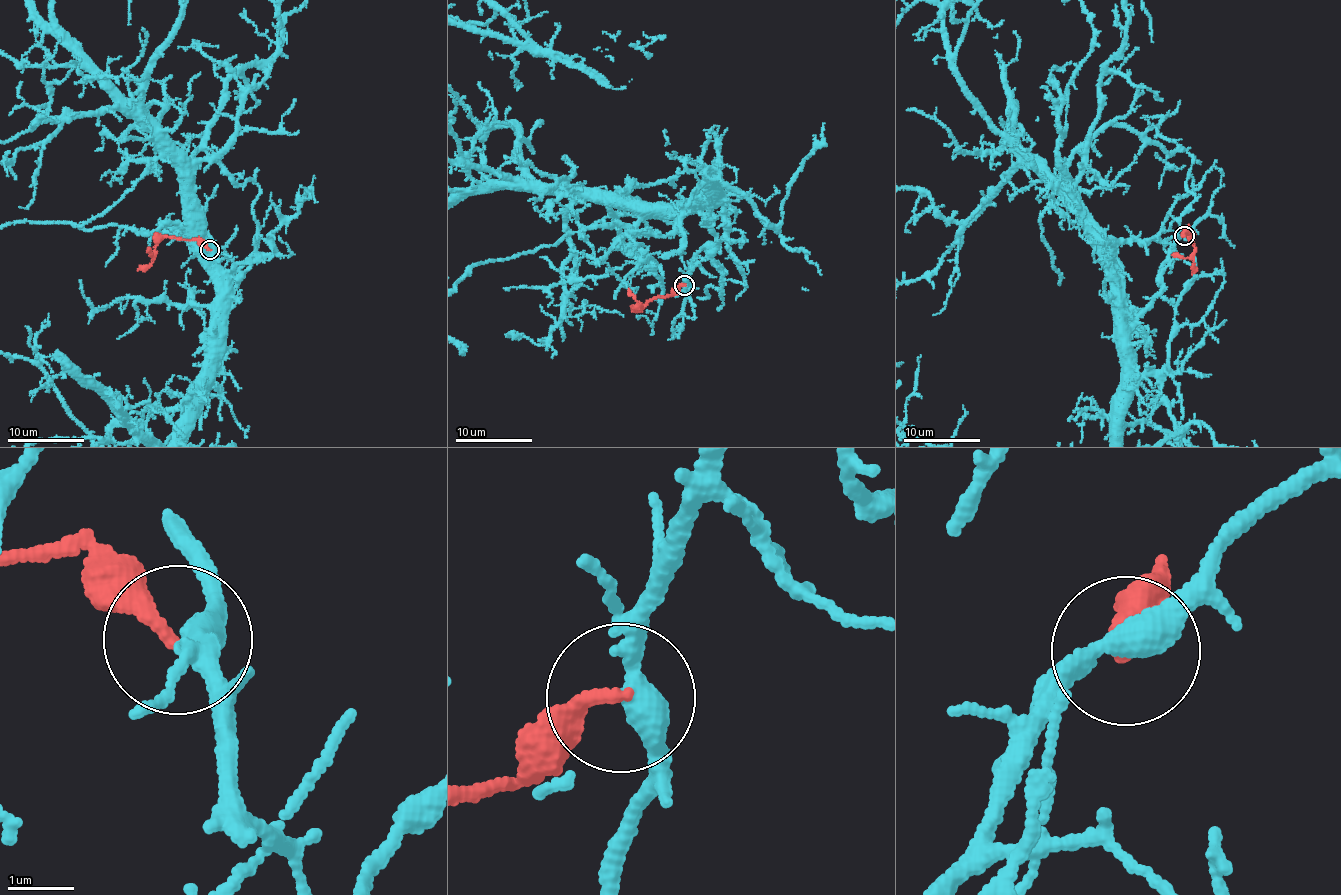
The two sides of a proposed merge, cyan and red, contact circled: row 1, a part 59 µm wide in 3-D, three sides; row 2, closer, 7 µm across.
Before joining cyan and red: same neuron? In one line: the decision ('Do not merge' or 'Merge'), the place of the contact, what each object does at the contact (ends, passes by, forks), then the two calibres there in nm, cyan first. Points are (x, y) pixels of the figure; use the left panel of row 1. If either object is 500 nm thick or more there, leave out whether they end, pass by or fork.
Do not merge. Place: (209, 249). At the ring cyan passes by. At the ring red ends. Thickness 380 nm (cyan) against 240 nm

